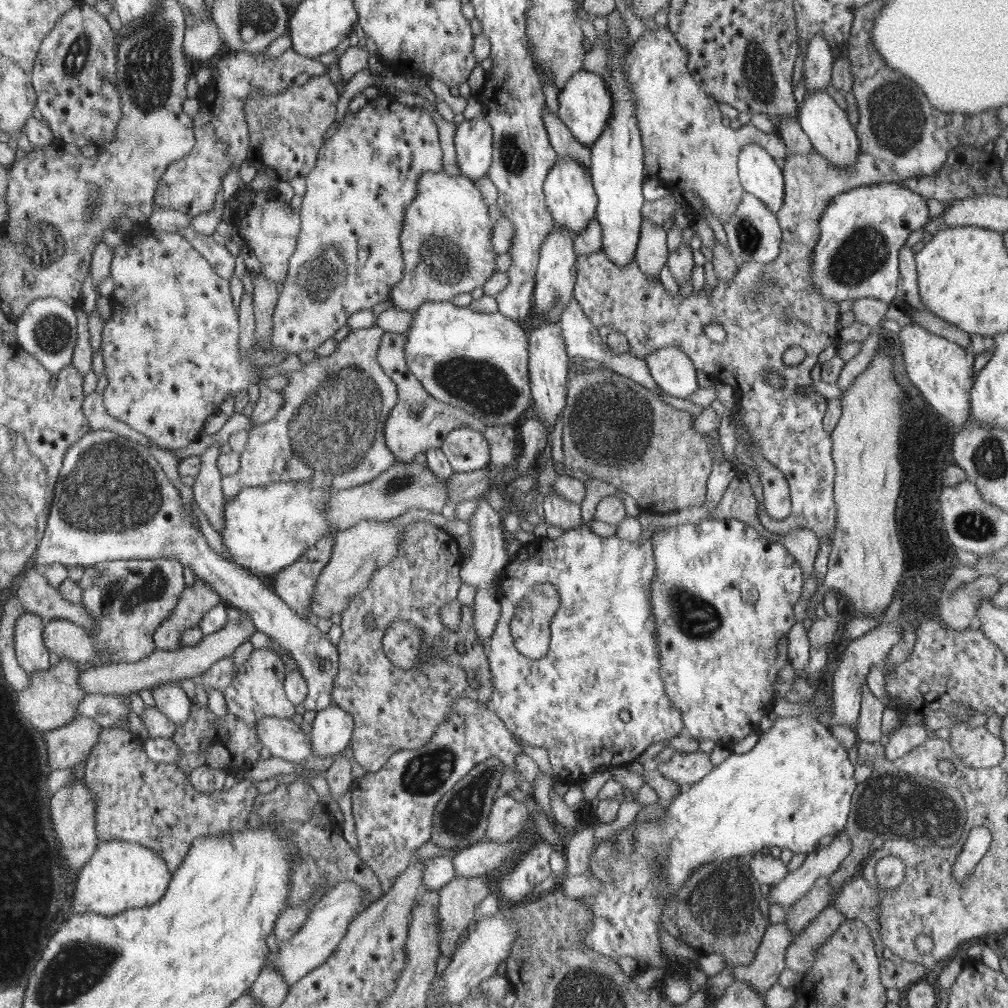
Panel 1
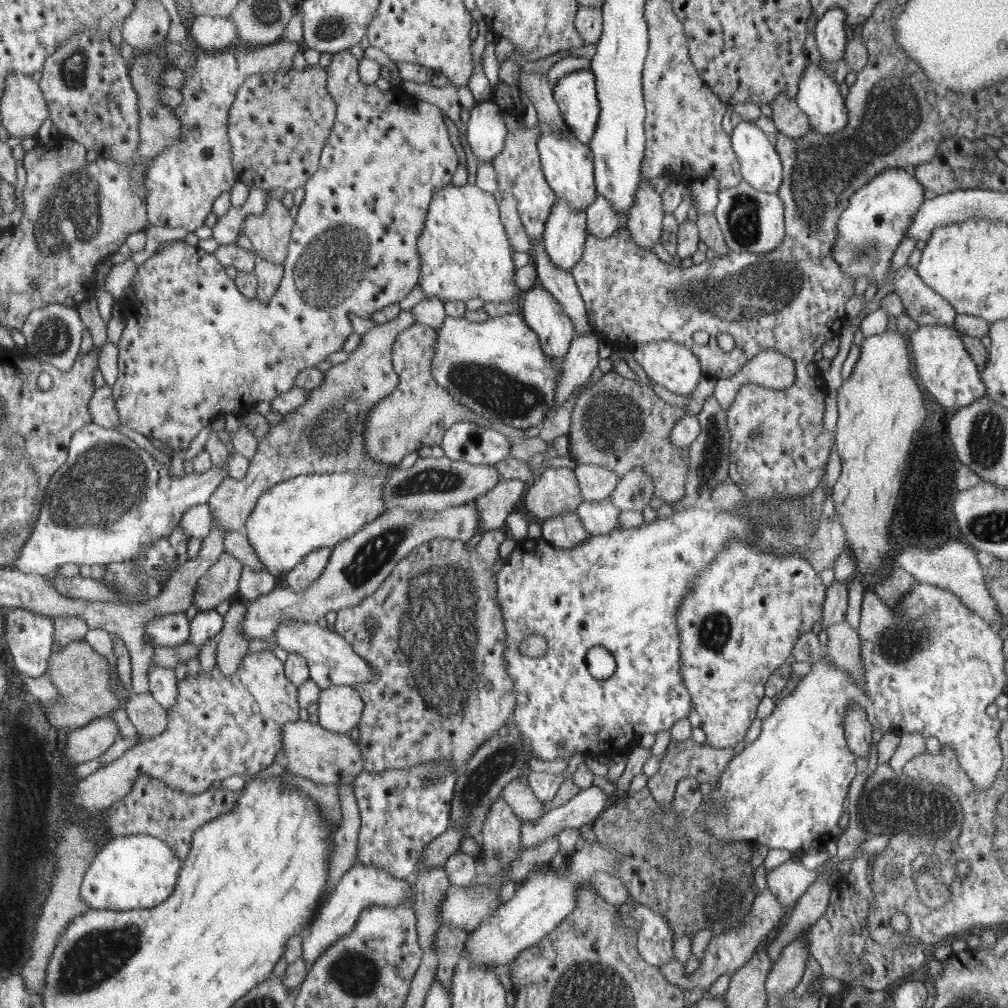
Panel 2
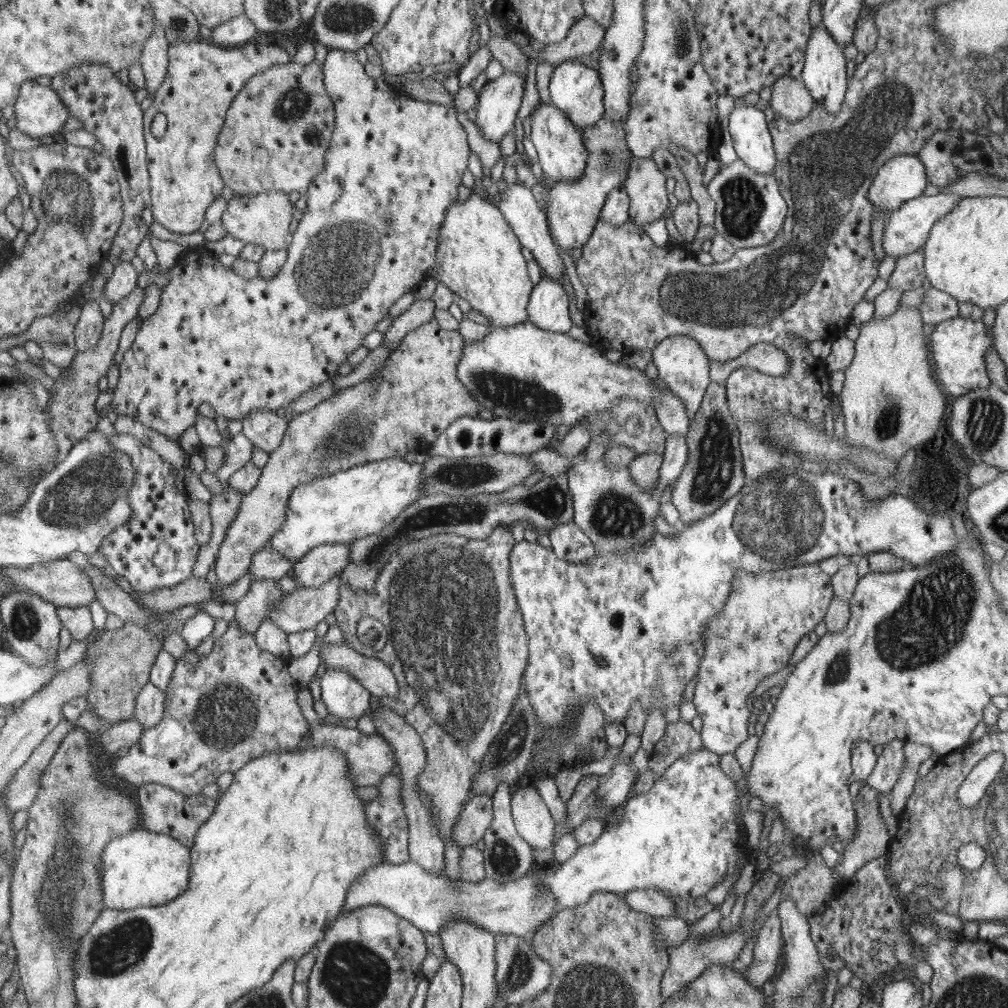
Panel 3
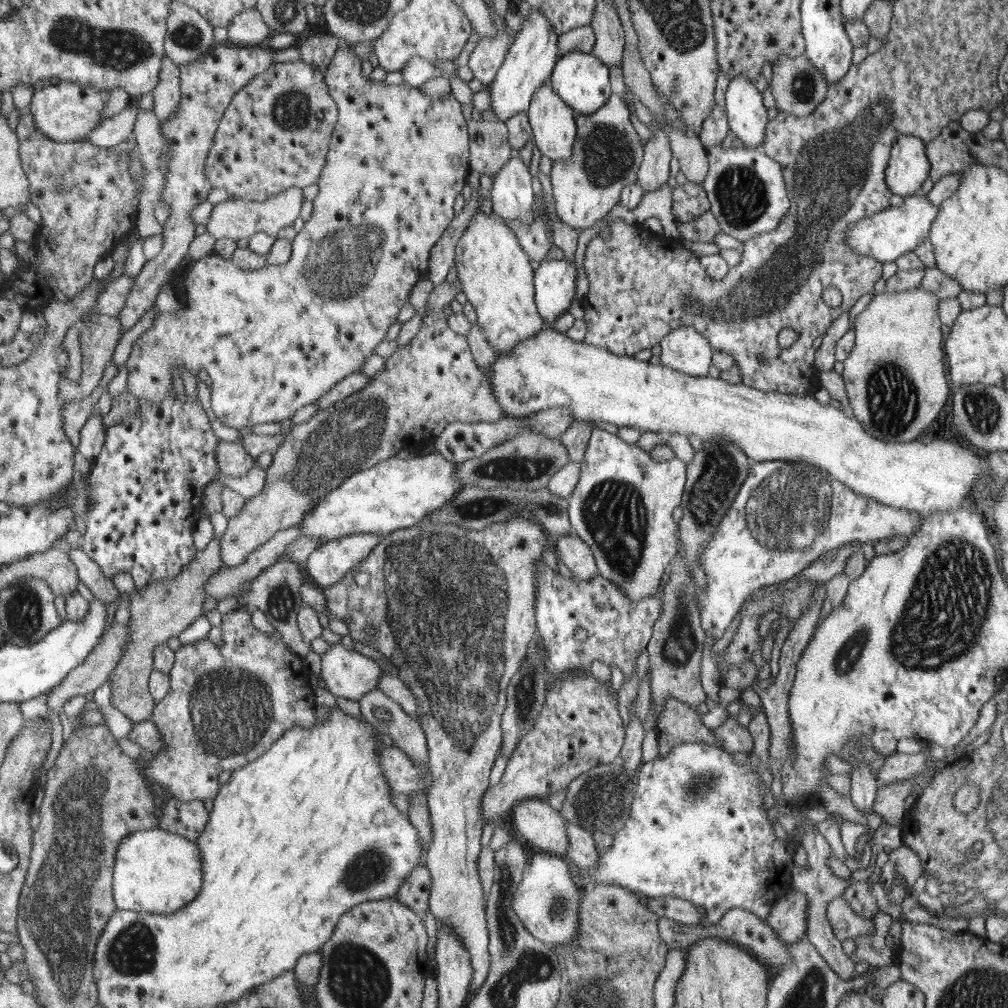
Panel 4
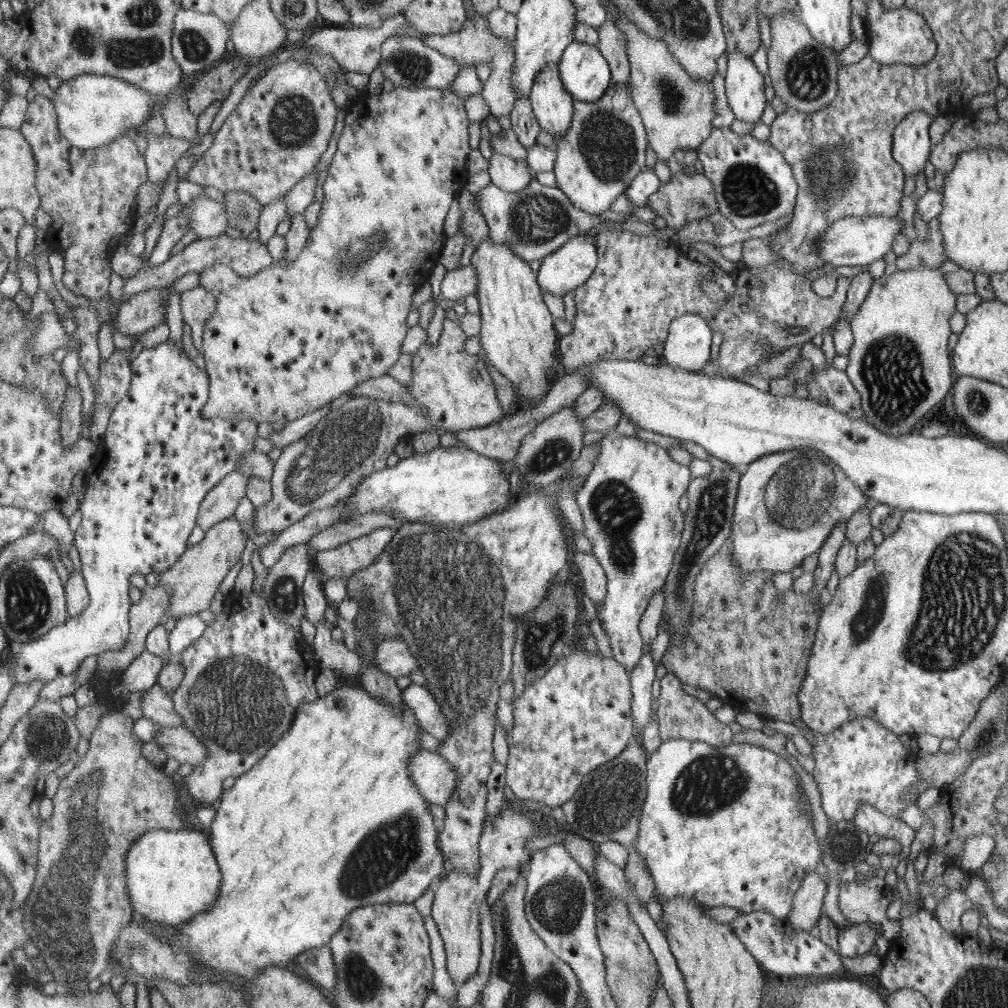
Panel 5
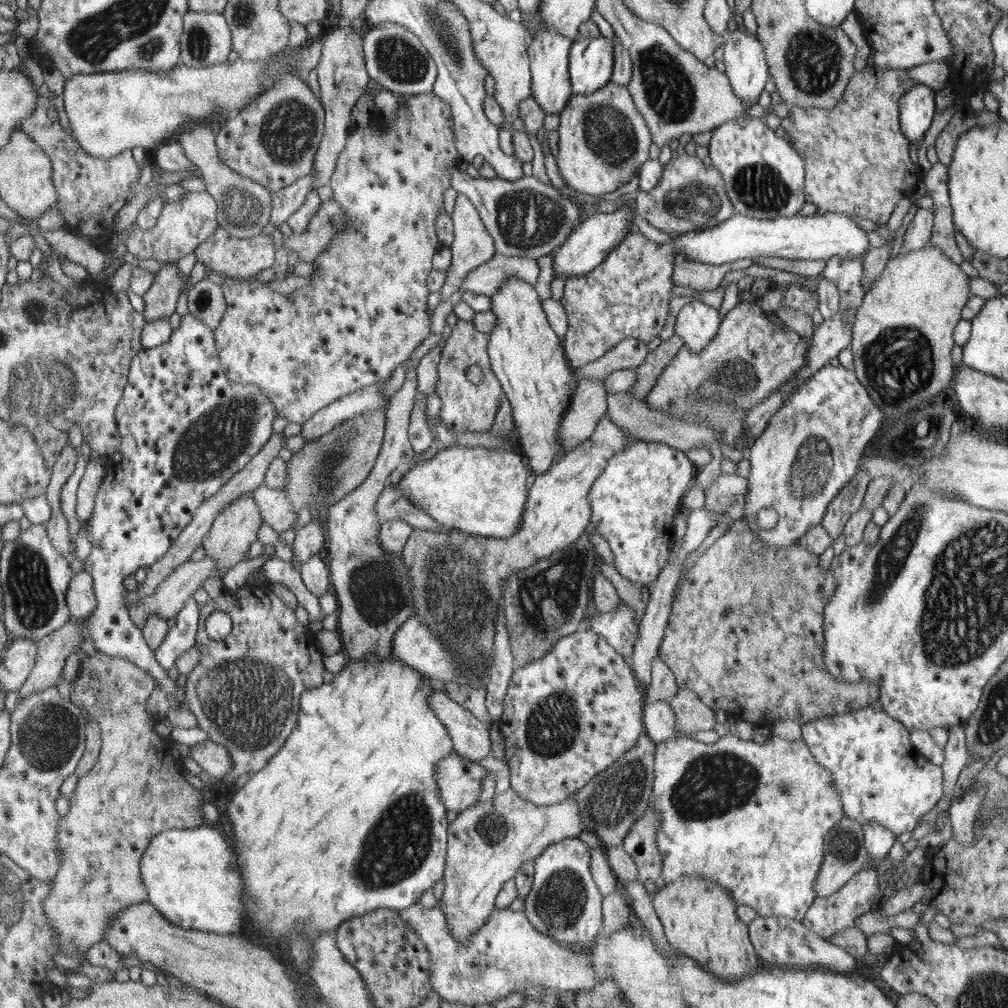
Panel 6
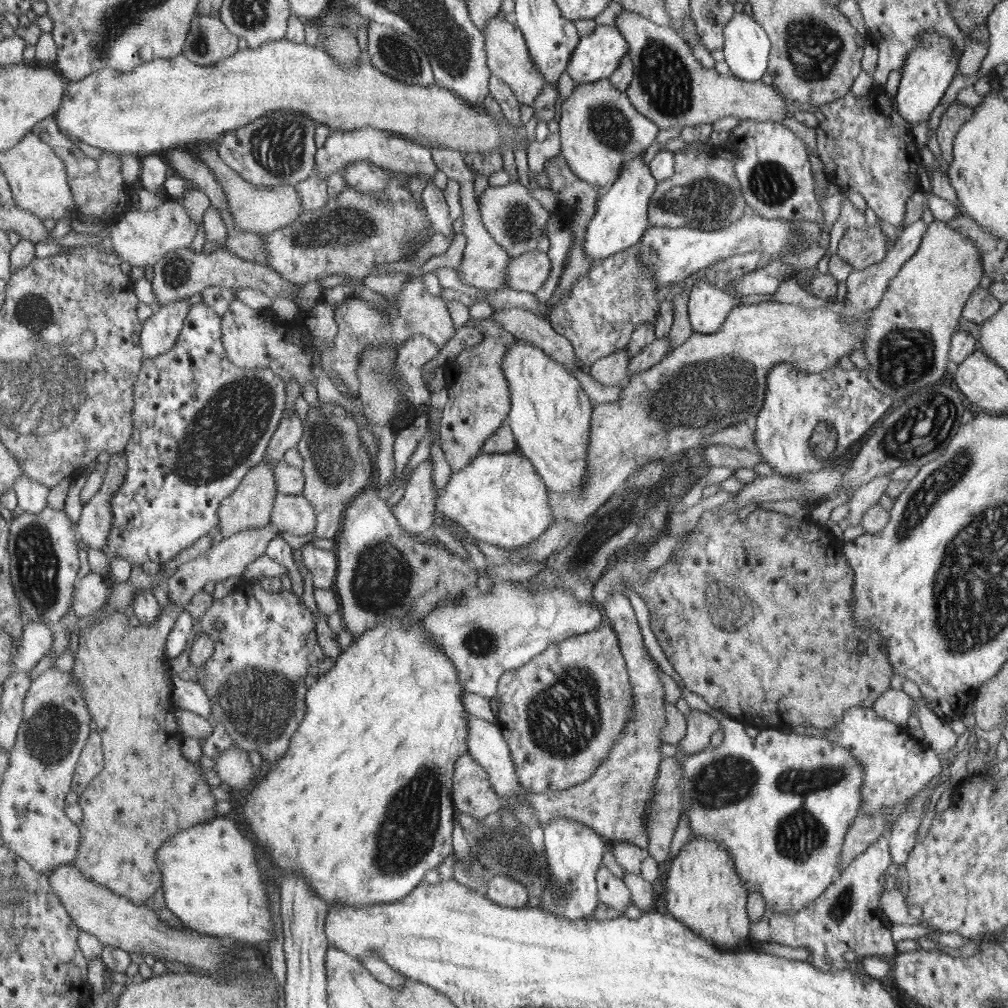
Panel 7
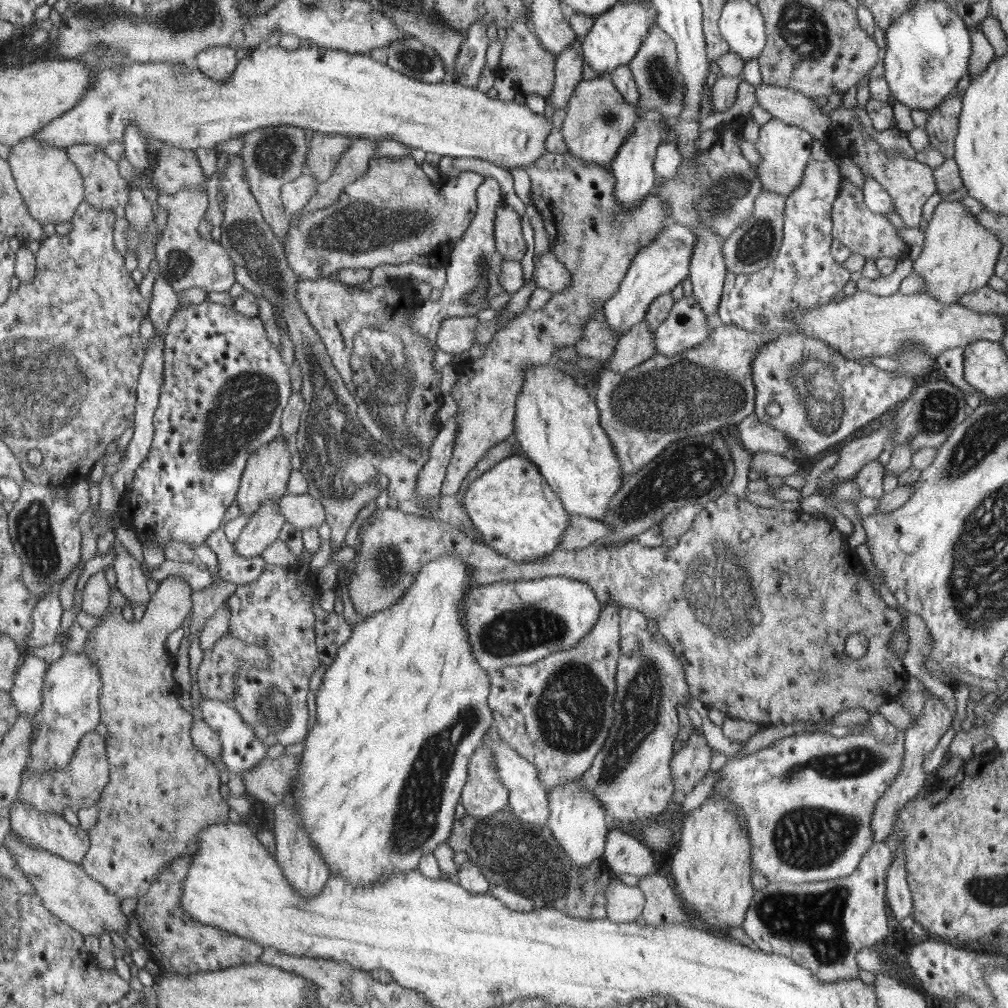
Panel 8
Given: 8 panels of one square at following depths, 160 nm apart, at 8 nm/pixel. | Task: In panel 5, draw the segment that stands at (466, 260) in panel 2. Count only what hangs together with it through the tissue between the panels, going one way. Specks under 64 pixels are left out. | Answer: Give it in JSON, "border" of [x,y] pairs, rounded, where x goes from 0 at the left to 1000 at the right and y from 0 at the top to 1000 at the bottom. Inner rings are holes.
{"border":[[[481,236],[472,244],[467,256],[467,263],[443,269],[437,283],[438,292],[436,295],[436,297],[443,296],[452,299],[465,292],[472,292],[476,301],[475,312],[478,323],[475,333],[478,351],[492,368],[508,379],[512,386],[512,392],[516,393],[516,397],[527,405],[536,402],[542,396],[548,381],[553,377],[553,374],[548,374],[548,364],[555,353],[556,332],[551,328],[548,313],[538,298],[538,288],[533,281],[533,269],[536,265],[537,259],[524,260],[512,254],[503,244],[499,243],[499,240]]]}

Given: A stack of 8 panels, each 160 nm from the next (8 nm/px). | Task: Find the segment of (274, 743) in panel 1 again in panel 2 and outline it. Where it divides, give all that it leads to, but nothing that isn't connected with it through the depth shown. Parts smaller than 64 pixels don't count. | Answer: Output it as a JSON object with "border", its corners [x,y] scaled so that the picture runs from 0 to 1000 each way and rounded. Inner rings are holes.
{"border":[[[307,714],[282,719],[280,743],[284,746],[281,758],[285,764],[313,777],[347,778],[363,763],[355,734],[349,733],[347,728],[323,724],[317,717]]]}

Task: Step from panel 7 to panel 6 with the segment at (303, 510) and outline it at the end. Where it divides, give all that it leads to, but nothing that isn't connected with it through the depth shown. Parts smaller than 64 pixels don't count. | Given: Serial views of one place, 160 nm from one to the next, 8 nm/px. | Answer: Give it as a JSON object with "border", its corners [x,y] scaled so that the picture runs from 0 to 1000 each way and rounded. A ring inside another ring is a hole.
{"border":[[[260,480],[251,487],[251,491],[257,501],[258,510],[261,511],[261,518],[276,529],[284,526],[294,527],[292,519],[296,516],[296,511],[282,487]]]}

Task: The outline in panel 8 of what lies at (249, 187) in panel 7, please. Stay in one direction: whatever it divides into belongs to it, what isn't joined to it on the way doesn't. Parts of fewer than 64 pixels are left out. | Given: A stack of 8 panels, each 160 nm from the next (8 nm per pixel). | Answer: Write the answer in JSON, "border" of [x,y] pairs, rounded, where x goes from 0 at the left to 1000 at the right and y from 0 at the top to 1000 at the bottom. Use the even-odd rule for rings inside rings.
{"border":[[[304,170],[292,180],[279,185],[282,204],[285,205],[287,214],[296,209],[300,210],[309,194],[313,192],[316,184],[314,177]]]}

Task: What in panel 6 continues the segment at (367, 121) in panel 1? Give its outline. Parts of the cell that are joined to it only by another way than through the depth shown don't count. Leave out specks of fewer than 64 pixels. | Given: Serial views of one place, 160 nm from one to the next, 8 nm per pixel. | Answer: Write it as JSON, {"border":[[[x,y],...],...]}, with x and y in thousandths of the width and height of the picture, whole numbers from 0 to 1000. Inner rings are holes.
{"border":[[[428,90],[415,94],[402,95],[403,104],[397,104],[395,108],[395,118],[391,124],[385,125],[382,117],[378,117],[371,112],[369,122],[366,127],[359,128],[351,125],[348,134],[344,138],[343,147],[336,153],[332,169],[329,172],[328,183],[331,198],[338,204],[344,222],[340,228],[334,230],[326,246],[322,248],[316,258],[312,262],[317,264],[315,272],[309,276],[308,283],[300,287],[294,287],[289,292],[278,292],[278,290],[268,290],[266,294],[272,292],[272,298],[278,294],[278,306],[276,298],[270,304],[260,304],[260,279],[242,278],[234,281],[229,275],[224,277],[220,283],[225,307],[220,313],[217,322],[212,327],[213,341],[217,347],[217,357],[221,367],[230,379],[234,381],[252,381],[257,383],[258,387],[266,393],[266,397],[272,401],[274,407],[278,409],[278,414],[284,415],[288,420],[302,421],[306,416],[316,410],[329,399],[336,398],[337,395],[344,394],[348,390],[353,390],[365,382],[372,382],[373,379],[385,377],[393,364],[401,359],[411,345],[423,337],[429,327],[427,327],[427,313],[423,312],[423,300],[425,300],[425,286],[423,286],[423,276],[429,268],[429,254],[435,248],[435,238],[433,238],[432,218],[434,212],[440,207],[438,196],[440,190],[447,186],[447,167],[454,163],[454,146],[452,131],[450,130],[450,116],[447,106],[440,101],[436,94]]]}

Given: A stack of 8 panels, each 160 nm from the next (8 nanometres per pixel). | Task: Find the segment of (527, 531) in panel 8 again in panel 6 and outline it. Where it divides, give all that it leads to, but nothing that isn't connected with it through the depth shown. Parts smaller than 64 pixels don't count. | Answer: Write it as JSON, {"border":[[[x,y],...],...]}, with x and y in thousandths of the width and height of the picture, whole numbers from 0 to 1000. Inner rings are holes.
{"border":[[[445,441],[429,455],[409,461],[395,482],[403,494],[444,525],[479,534],[504,534],[517,523],[524,494],[524,464],[510,447]]]}

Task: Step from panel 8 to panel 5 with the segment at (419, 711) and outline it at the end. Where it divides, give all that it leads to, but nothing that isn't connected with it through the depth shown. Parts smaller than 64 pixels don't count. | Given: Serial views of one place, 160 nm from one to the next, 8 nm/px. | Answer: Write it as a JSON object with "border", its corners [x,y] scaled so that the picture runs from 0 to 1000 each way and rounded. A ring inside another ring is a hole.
{"border":[[[337,676],[328,687],[317,691],[311,697],[302,695],[296,704],[292,718],[282,727],[273,739],[265,744],[264,750],[256,759],[234,772],[232,779],[221,785],[218,800],[210,814],[206,831],[212,841],[213,851],[221,865],[221,876],[217,882],[217,891],[204,905],[195,907],[187,917],[168,920],[162,927],[154,927],[150,921],[142,919],[142,915],[132,912],[118,927],[118,933],[111,939],[108,952],[117,954],[125,961],[132,961],[135,966],[141,966],[147,980],[155,980],[149,975],[149,970],[159,970],[178,977],[190,977],[193,974],[193,962],[210,963],[217,968],[217,972],[225,972],[234,967],[249,973],[256,969],[262,961],[270,958],[285,958],[298,946],[308,941],[319,940],[326,938],[328,930],[340,919],[351,902],[381,896],[410,896],[420,890],[420,887],[432,878],[432,873],[439,866],[440,853],[436,841],[436,827],[429,815],[431,810],[425,804],[424,792],[417,788],[412,776],[406,768],[405,758],[410,748],[417,742],[417,726],[420,722],[413,714],[412,708],[403,701],[390,703],[383,695],[367,688],[355,678]]]}

